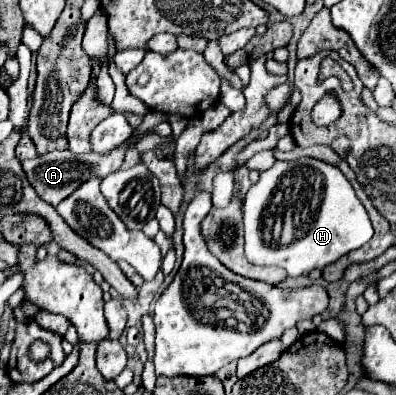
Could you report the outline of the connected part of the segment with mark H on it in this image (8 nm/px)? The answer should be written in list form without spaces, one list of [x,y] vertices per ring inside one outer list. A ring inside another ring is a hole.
[[[317,158],[275,162],[251,184],[243,200],[245,256],[257,266],[279,266],[289,276],[323,268],[371,240],[367,210],[343,172]]]

